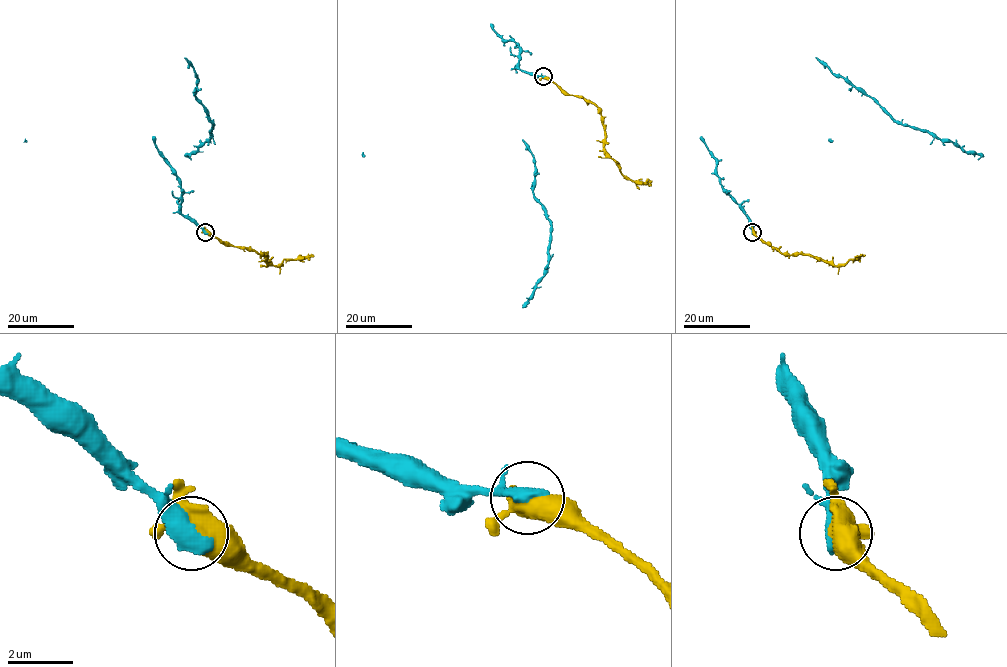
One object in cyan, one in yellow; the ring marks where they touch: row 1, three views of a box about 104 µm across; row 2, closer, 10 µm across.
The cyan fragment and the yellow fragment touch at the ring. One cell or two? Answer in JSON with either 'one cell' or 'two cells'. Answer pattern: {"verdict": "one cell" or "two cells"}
{"verdict": "one cell"}

